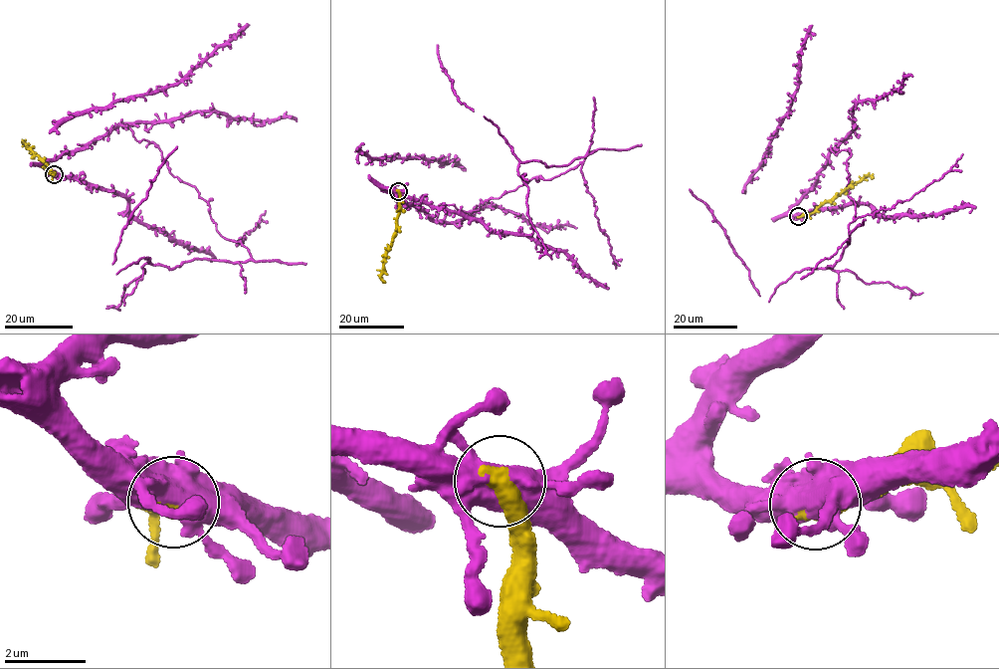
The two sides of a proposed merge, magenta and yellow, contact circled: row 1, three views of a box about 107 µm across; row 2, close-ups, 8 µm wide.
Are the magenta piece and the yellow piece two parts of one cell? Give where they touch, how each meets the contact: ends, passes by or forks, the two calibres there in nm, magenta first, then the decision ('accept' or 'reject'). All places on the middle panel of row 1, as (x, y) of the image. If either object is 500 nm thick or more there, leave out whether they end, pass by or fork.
(398, 191) | 600/500 nm | reject

